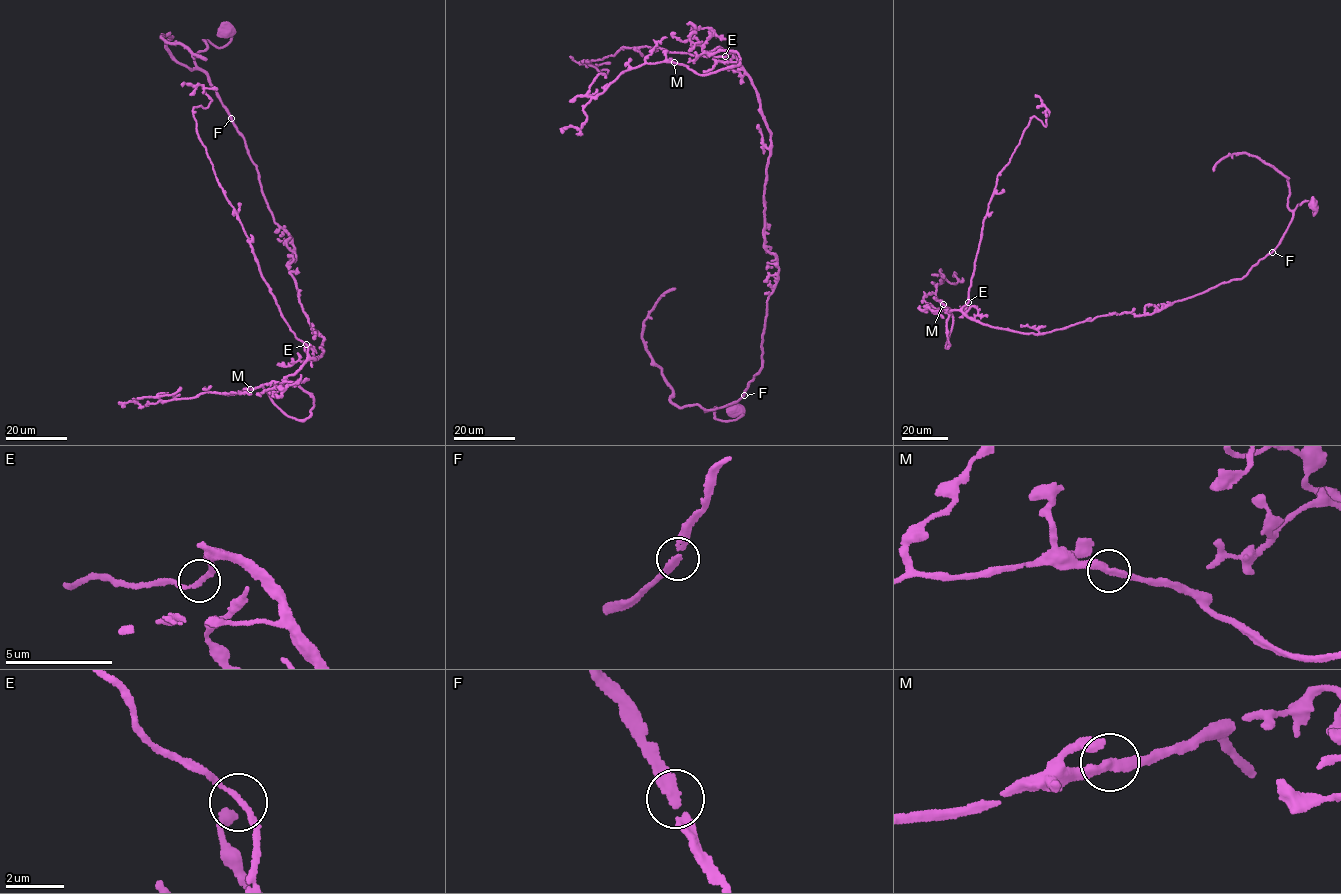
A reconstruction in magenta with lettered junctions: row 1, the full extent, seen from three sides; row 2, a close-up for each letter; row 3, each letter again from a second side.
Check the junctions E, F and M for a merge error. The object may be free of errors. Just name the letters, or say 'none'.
none

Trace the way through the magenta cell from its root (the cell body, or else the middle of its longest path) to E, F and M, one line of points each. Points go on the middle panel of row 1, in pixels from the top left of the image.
E: (734, 411), (705, 411), (762, 367), (778, 268), (763, 234), (771, 131), (725, 56)
F: (734, 411), (742, 415), (722, 421), (715, 418), (715, 407), (705, 411), (730, 405), (744, 395)
M: (734, 411), (705, 411), (762, 367), (771, 131), (742, 65), (706, 52), (736, 52), (704, 75), (674, 62)

